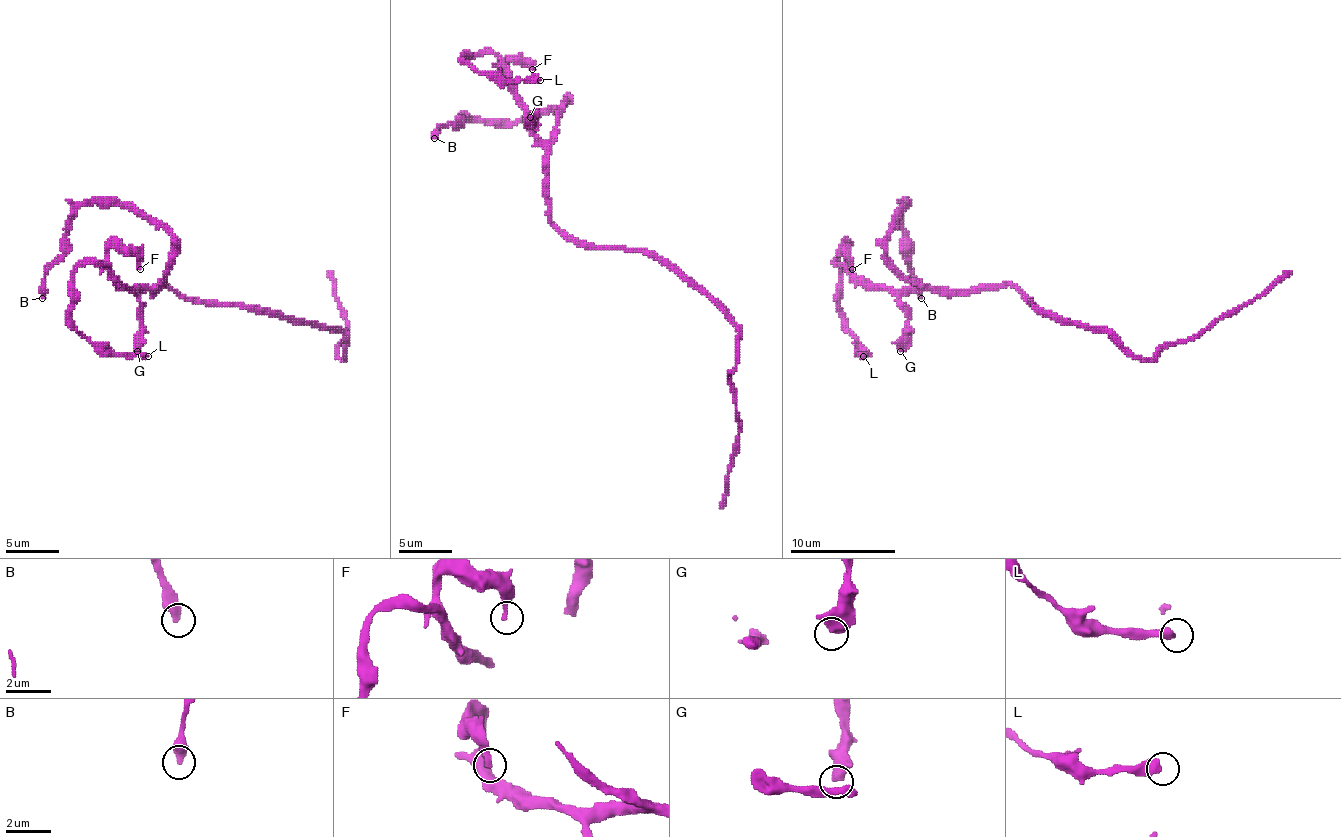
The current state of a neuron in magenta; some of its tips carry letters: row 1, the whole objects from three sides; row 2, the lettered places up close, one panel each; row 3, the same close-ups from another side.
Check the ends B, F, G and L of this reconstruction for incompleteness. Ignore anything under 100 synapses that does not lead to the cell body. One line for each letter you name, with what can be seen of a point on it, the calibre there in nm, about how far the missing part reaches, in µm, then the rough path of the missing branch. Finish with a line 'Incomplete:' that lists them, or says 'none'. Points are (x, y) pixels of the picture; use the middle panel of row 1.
Incomplete: none

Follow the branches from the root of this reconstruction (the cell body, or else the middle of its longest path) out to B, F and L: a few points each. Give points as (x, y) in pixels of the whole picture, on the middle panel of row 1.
B: (583, 246), (551, 222), (548, 140), (564, 101), (519, 122), (474, 122), (464, 117), (442, 124), (434, 138)
F: (583, 246), (551, 222), (548, 146), (532, 130), (516, 82), (501, 66), (524, 61), (532, 69)
L: (583, 246), (551, 222), (548, 146), (532, 130), (509, 69), (493, 53), (464, 56), (501, 80), (540, 80)

